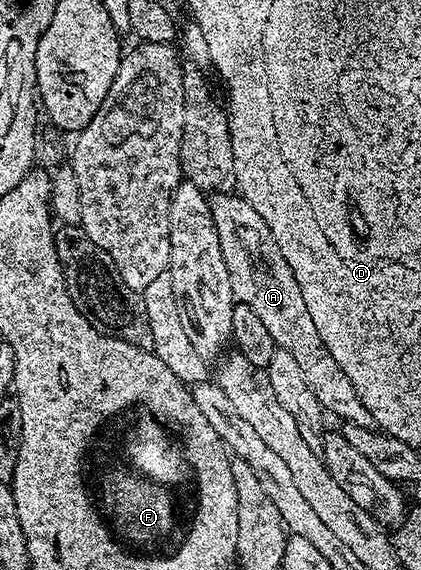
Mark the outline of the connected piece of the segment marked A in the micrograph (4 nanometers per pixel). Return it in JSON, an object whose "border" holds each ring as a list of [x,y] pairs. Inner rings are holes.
{"border":[[[232,192],[213,193],[208,204],[235,301],[246,304],[246,308],[251,308],[262,319],[262,325],[274,336],[278,350],[294,356],[303,379],[310,384],[310,392],[318,396],[318,404],[325,412],[341,418],[344,424],[371,427],[370,412],[362,404],[358,392],[354,392],[354,384],[350,384],[346,372],[338,368],[338,360],[334,360],[326,344],[322,344],[322,336],[318,336],[318,328],[314,328],[314,320],[310,320],[306,300],[302,300],[302,288],[298,288],[298,280],[294,280],[290,264],[286,264],[282,252],[278,252],[278,244],[274,244],[274,236],[270,236],[270,228],[266,228],[262,216],[254,212],[245,198]]]}

